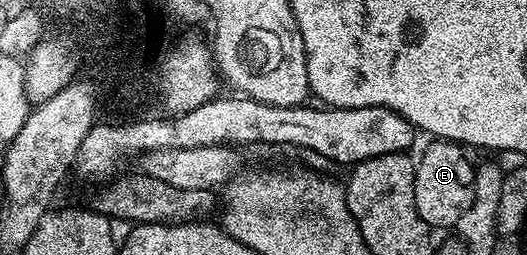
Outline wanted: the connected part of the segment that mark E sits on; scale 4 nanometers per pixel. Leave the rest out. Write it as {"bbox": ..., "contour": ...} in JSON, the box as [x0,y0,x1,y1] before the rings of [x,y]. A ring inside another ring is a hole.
{"bbox":[415,139,476,230],"contour":[[[435,139],[430,143],[432,145],[415,161],[415,202],[417,203],[417,211],[423,222],[436,230],[443,229],[446,225],[455,227],[458,226],[461,215],[465,215],[465,207],[469,207],[473,203],[476,166],[471,165],[470,159],[467,158],[468,150],[460,142]]]}

